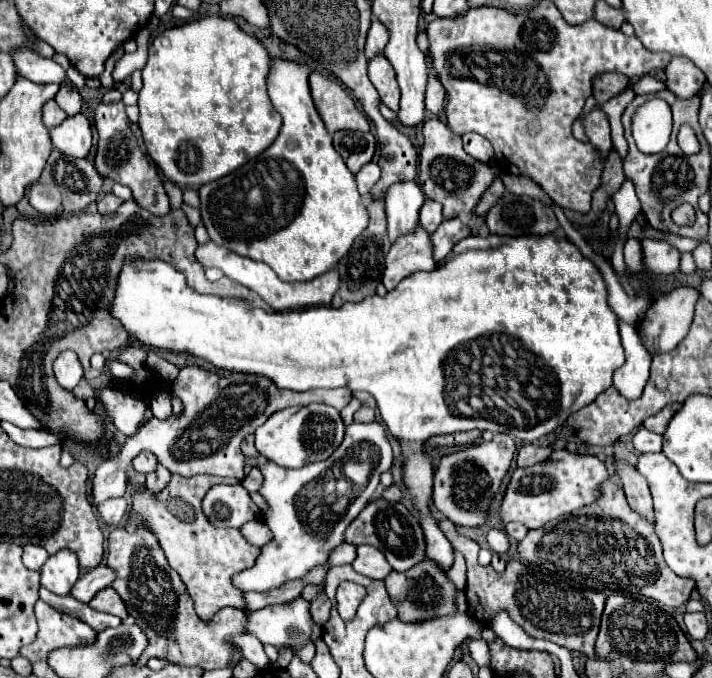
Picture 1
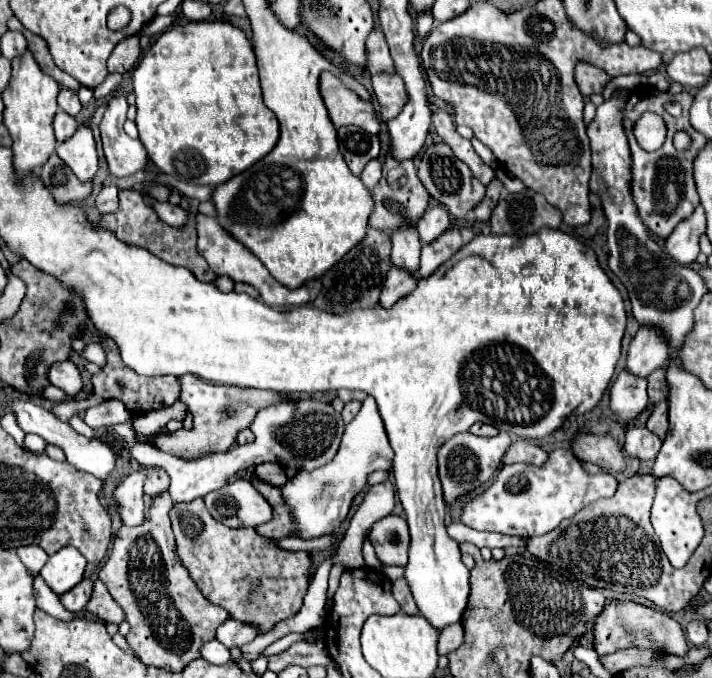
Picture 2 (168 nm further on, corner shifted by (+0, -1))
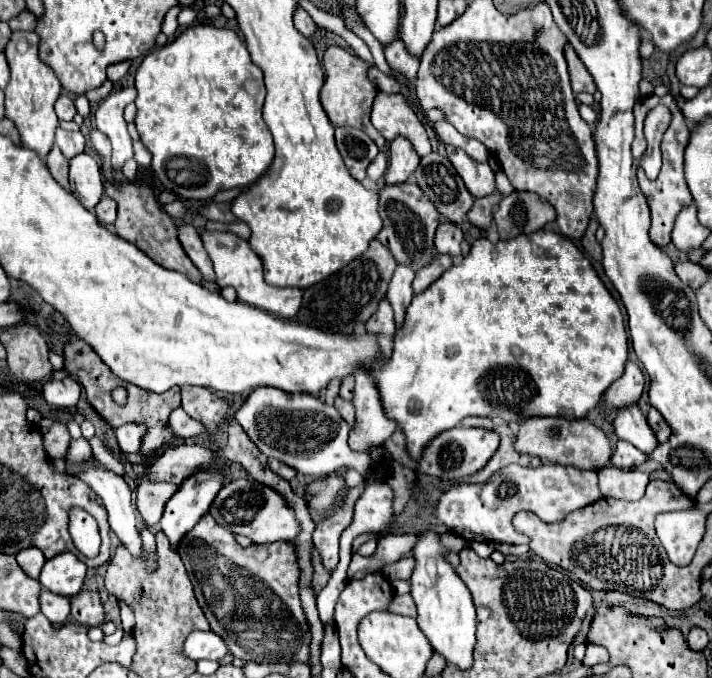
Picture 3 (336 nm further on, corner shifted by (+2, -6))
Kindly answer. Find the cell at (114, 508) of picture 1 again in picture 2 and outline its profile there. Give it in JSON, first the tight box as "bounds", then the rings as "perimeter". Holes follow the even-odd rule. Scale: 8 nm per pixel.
{"bounds":[112,471,146,525],"perimeter":[[[136,471],[128,475],[114,491],[112,499],[118,507],[118,515],[122,519],[122,525],[140,525],[146,515],[144,507],[144,495],[142,495],[142,483],[144,473]]]}

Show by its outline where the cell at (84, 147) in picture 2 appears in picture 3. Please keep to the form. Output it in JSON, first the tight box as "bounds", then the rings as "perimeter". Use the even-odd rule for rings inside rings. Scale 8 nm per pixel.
{"bounds":[70,154,104,210],"perimeter":[[[82,154],[70,160],[70,190],[78,198],[78,202],[88,210],[92,210],[100,202],[104,194],[102,176],[92,156]]]}

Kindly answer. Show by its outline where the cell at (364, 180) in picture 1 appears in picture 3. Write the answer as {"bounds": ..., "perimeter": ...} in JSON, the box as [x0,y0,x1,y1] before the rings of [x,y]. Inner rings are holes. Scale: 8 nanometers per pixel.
{"bounds":[368,152,388,182],"perimeter":[[[380,152],[380,154],[370,162],[370,166],[368,166],[368,178],[372,178],[372,180],[378,182],[378,180],[384,176],[386,166],[388,166],[388,158],[386,158],[384,152]]]}

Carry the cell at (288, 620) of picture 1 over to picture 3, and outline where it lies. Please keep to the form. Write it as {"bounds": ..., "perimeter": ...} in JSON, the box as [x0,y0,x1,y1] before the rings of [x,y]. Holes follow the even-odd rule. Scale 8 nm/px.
{"bounds":[180,632,226,662],"perimeter":[[[192,632],[184,640],[180,654],[194,662],[202,658],[220,660],[226,654],[226,644],[222,644],[222,638],[214,636],[214,632]]]}

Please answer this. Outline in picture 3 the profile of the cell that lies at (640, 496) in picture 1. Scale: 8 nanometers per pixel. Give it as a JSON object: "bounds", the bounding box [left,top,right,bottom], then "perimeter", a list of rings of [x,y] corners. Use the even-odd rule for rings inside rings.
{"bounds":[514,416,612,470],"perimeter":[[[532,416],[526,418],[518,424],[516,432],[516,442],[514,448],[520,454],[530,454],[538,456],[540,460],[548,460],[552,464],[564,464],[564,466],[574,466],[574,468],[584,468],[584,470],[600,470],[610,462],[612,450],[606,434],[590,424],[588,420],[570,420],[564,416]]]}

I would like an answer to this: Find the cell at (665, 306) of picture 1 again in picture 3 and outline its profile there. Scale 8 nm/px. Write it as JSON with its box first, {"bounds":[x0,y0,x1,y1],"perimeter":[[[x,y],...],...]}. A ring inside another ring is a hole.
{"bounds":[602,362,644,410],"perimeter":[[[628,362],[624,374],[604,392],[602,408],[604,406],[618,406],[618,410],[628,408],[640,400],[642,390],[644,390],[644,374],[636,364]]]}

